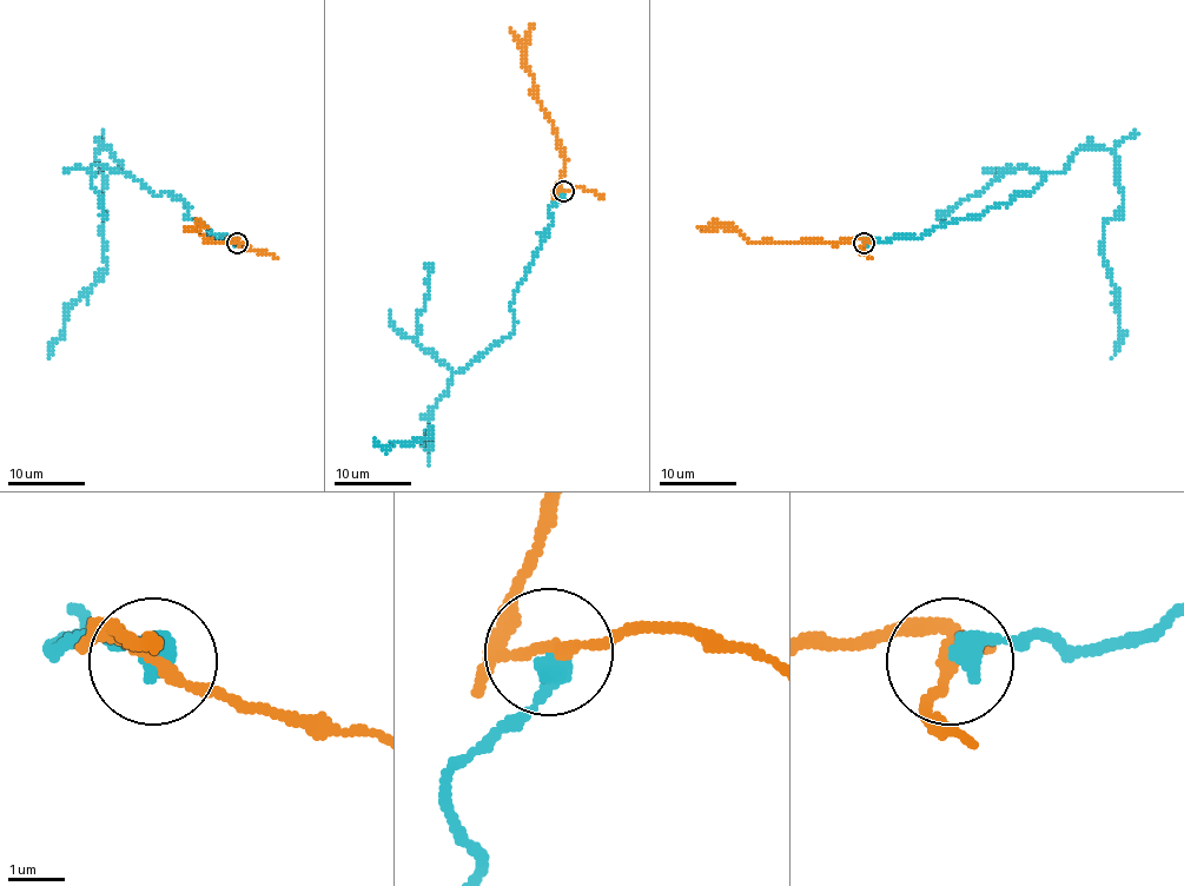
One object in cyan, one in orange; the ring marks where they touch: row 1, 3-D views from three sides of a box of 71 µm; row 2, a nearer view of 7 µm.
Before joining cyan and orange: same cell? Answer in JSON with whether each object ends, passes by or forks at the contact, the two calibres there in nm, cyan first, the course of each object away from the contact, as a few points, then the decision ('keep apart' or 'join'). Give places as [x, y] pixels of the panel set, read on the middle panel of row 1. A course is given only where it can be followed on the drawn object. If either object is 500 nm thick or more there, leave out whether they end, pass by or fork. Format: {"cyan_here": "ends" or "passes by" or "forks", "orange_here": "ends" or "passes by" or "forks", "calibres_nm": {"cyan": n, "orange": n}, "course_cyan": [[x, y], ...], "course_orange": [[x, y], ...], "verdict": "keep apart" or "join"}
{"cyan_here": "ends", "orange_here": "passes by", "calibres_nm": {"cyan": 440, "orange": 180}, "course_cyan": [[563, 191], [513, 298], [513, 331], [452, 374], [424, 435], [428, 450], [431, 428], [409, 444], [374, 440]], "course_orange": [[563, 191], [560, 187], [563, 169], [561, 143], [540, 104], [533, 75], [522, 64], [527, 33], [533, 25]], "verdict": "keep apart"}

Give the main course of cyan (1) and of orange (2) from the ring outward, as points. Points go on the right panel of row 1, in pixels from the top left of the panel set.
1: (865, 243), (980, 216), (1079, 149), (1109, 149), (1124, 203), (1100, 249), (1118, 296), (1112, 357)
2: (865, 243), (861, 239), (841, 243), (748, 242), (736, 230), (727, 230), (721, 224), (699, 227)

